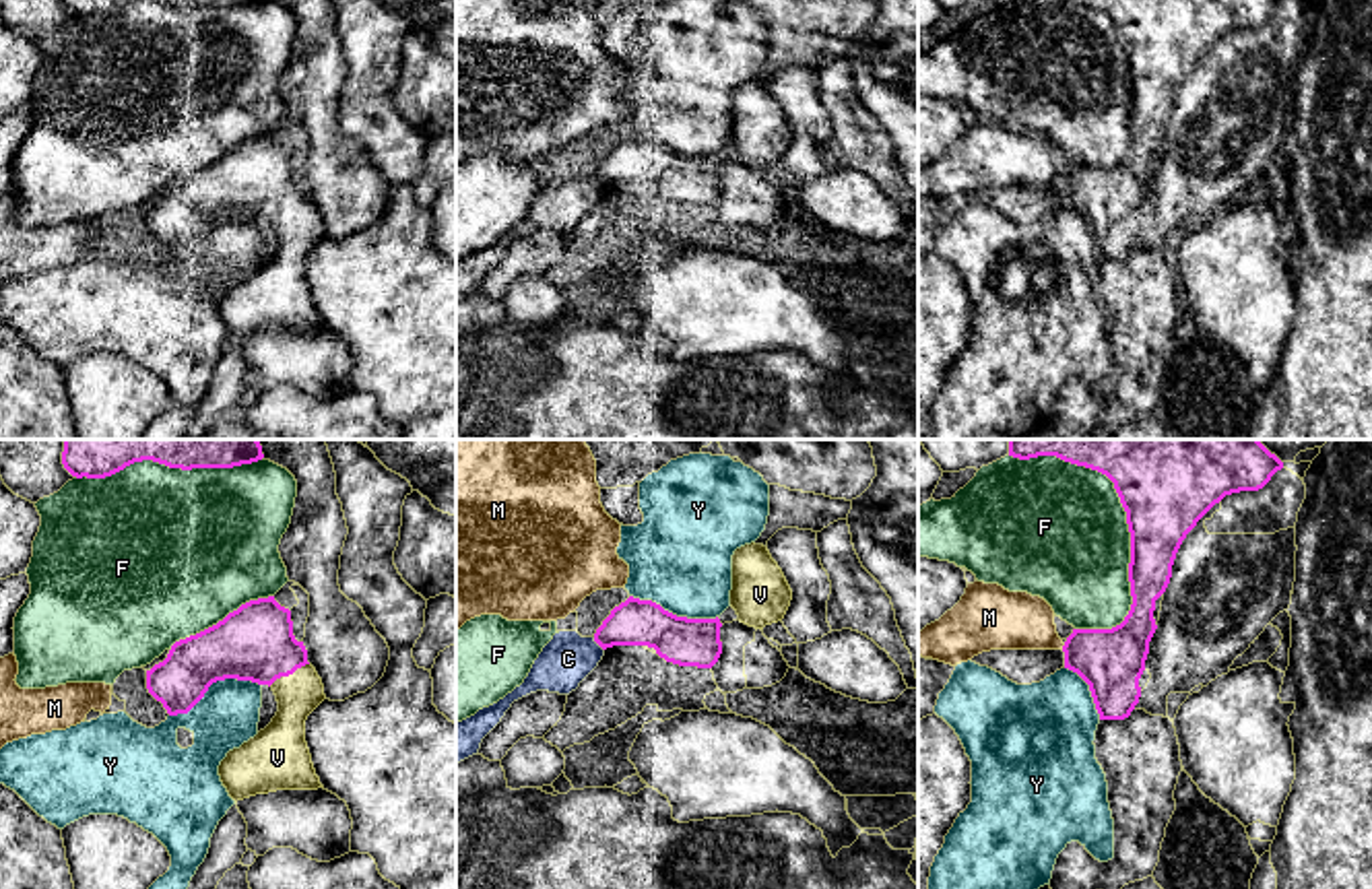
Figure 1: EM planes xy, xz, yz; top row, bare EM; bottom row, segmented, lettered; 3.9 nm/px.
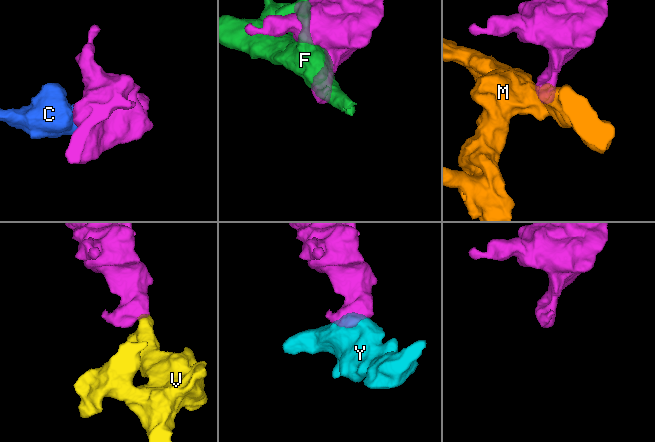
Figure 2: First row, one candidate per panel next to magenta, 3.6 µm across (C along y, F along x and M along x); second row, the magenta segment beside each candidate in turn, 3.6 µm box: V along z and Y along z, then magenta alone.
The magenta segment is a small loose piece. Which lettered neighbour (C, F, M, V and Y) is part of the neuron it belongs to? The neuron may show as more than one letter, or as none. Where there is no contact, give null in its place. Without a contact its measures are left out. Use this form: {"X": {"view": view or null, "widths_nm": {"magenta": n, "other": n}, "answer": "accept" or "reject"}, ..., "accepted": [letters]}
{"C": {"view": "xz", "widths_nm": {"magenta": 180, "other": 200}, "answer": "reject"}, "F": {"view": "yz", "widths_nm": {"magenta": 480, "other": 500}, "answer": "reject"}, "M": {"view": "yz", "widths_nm": {"magenta": 260, "other": 220}, "answer": "reject"}, "V": {"view": "xy", "widths_nm": {"magenta": 300, "other": 170}, "answer": "accept"}, "Y": {"view": "xy", "widths_nm": {"magenta": 300, "other": 240}, "answer": "reject"}, "accepted": ["V"]}

